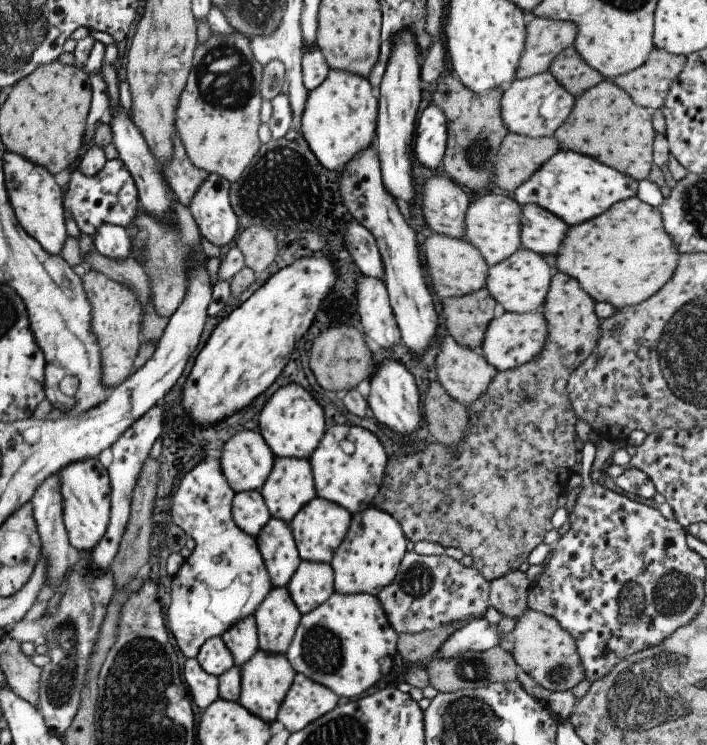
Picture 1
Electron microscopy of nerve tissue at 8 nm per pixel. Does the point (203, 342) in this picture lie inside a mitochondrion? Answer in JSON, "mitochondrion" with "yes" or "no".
{"mitochondrion":"no"}

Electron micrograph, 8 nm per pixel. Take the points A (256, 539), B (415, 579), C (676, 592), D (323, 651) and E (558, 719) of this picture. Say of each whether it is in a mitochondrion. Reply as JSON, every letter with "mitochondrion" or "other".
{"A":"other","B":"mitochondrion","C":"mitochondrion","D":"mitochondrion","E":"other"}

